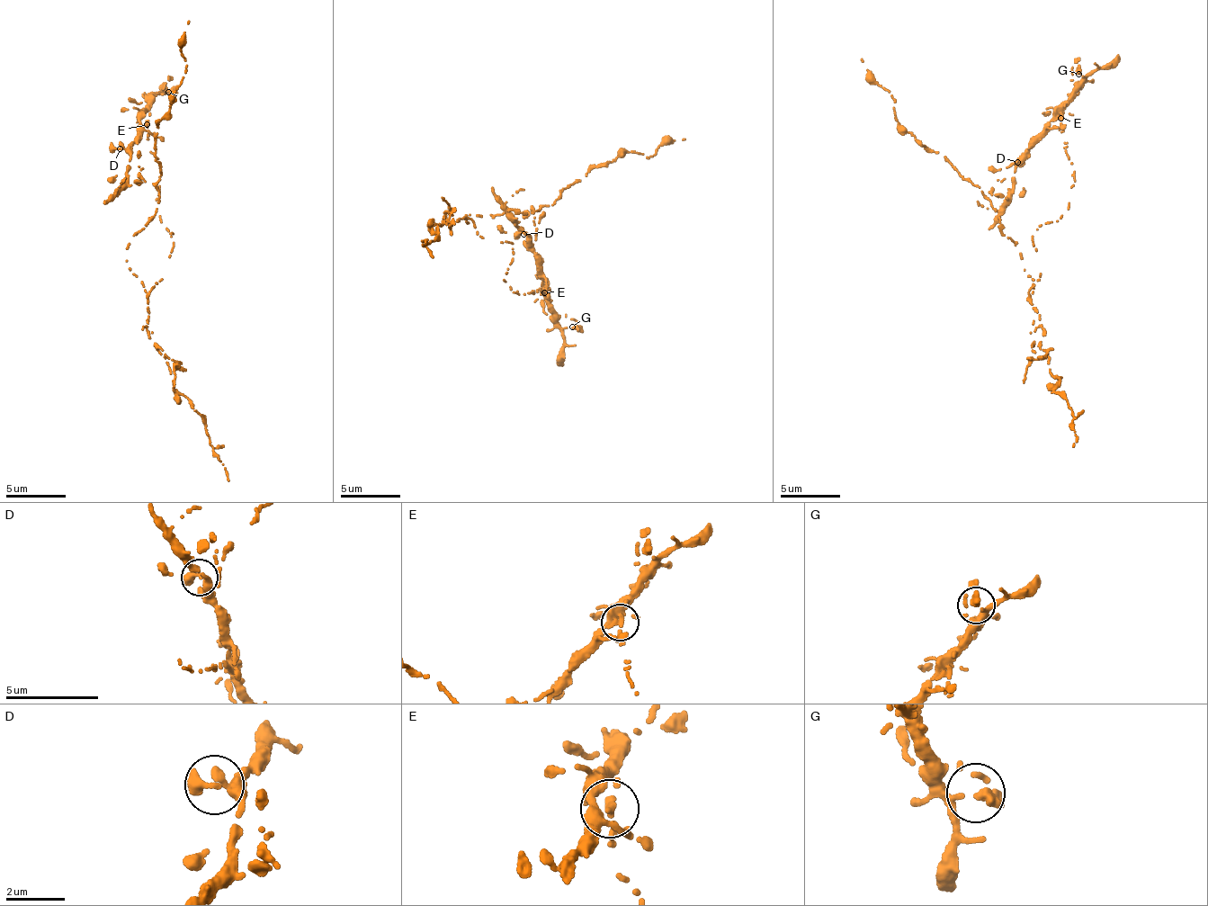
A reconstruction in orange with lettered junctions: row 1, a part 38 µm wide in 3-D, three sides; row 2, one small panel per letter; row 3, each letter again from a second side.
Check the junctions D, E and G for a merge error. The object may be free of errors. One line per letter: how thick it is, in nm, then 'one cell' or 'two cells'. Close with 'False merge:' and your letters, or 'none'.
D: 280 nm | one cell
E: 240 nm | two cells
G: 280 nm | one cell
False merge: E

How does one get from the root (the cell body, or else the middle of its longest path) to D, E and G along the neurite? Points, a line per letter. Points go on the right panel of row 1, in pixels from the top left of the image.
D: (999, 217), (985, 195), (1007, 198), (1017, 162)
E: (999, 217), (985, 195), (1007, 198), (1015, 165), (1023, 152), (1045, 124), (1060, 117)
G: (999, 217), (985, 195), (1007, 198), (1015, 165), (1083, 81), (1085, 76), (1078, 74)

